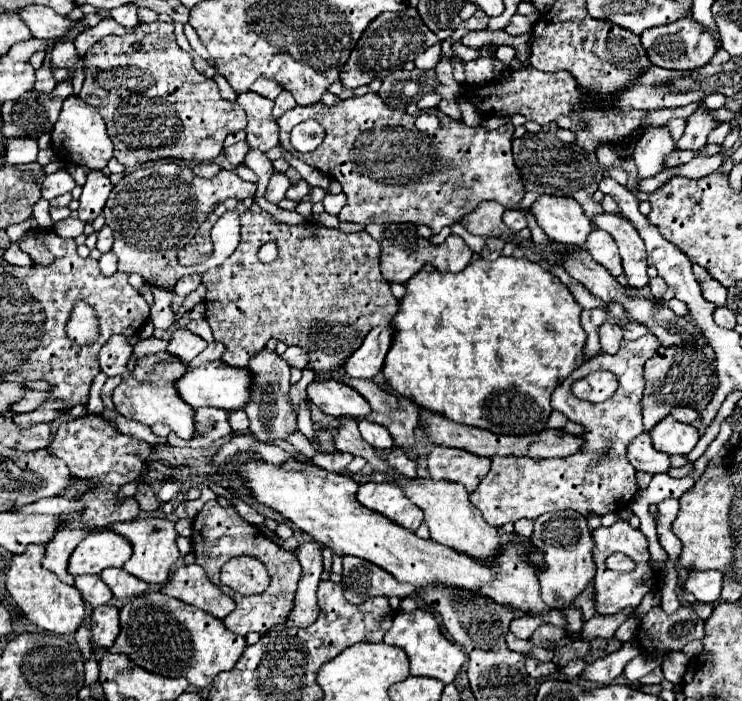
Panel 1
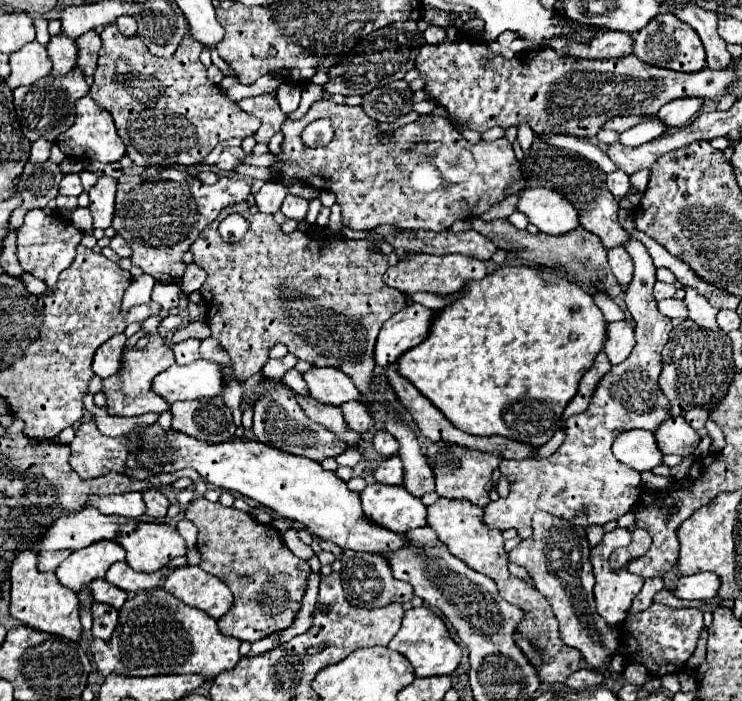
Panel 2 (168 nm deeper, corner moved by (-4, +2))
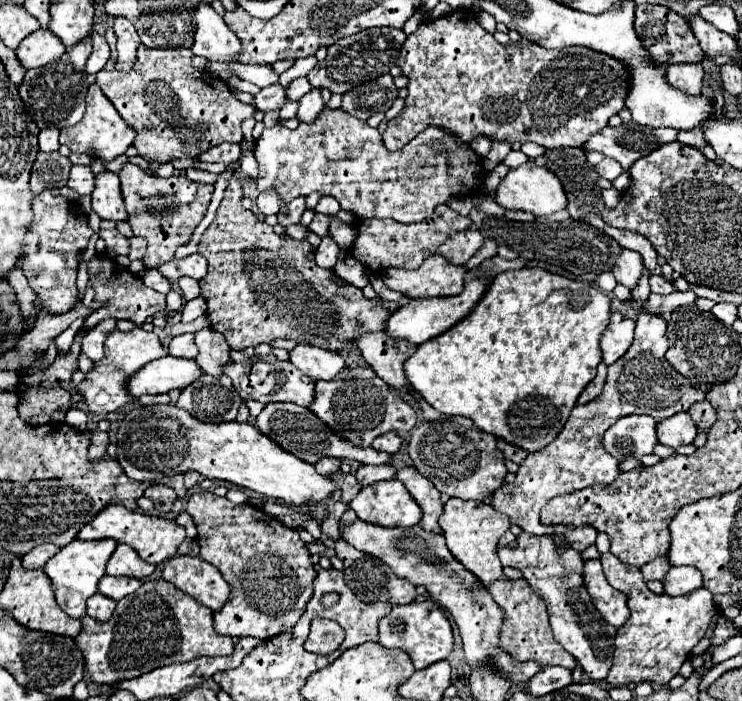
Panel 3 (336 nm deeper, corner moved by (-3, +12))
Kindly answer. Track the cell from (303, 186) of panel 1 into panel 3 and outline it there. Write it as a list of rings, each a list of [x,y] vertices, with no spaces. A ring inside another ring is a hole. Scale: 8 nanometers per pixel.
[[[325,108],[323,114],[313,124],[301,122],[297,130],[289,130],[279,124],[273,128],[265,128],[255,146],[255,160],[259,166],[259,174],[255,178],[257,190],[265,192],[273,188],[281,196],[281,204],[287,204],[287,206],[281,206],[277,214],[279,224],[285,228],[299,224],[301,214],[305,212],[305,198],[299,198],[299,200],[293,200],[293,198],[309,196],[311,192],[319,192],[321,196],[333,196],[341,204],[343,210],[349,210],[363,220],[391,218],[395,222],[411,224],[411,222],[423,222],[431,216],[431,208],[435,208],[435,204],[431,204],[431,196],[435,196],[435,180],[439,180],[443,172],[451,172],[451,168],[467,168],[467,192],[475,192],[485,178],[481,158],[471,148],[463,148],[455,144],[455,140],[451,140],[451,136],[447,136],[443,128],[431,126],[424,130],[423,134],[419,134],[415,140],[411,140],[403,150],[389,152],[383,146],[379,130],[371,128],[363,120],[353,118],[341,108],[339,110]]]

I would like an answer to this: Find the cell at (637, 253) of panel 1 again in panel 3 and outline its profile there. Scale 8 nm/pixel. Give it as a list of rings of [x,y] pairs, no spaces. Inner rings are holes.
[[[645,270],[643,280],[639,280],[637,288],[633,288],[631,292],[631,302],[635,306],[635,312],[639,314],[635,326],[635,340],[631,348],[613,366],[609,366],[609,376],[603,394],[585,406],[575,406],[561,434],[547,448],[543,448],[543,452],[529,454],[527,460],[519,464],[515,482],[501,486],[493,494],[493,508],[505,512],[511,518],[511,522],[517,524],[521,530],[535,536],[543,534],[557,536],[563,532],[561,536],[565,536],[567,542],[557,544],[557,548],[573,548],[577,552],[583,552],[585,548],[595,544],[597,532],[593,528],[547,530],[547,526],[539,522],[539,512],[553,496],[577,492],[591,484],[609,484],[611,480],[615,480],[615,476],[619,474],[617,468],[619,462],[613,456],[609,456],[601,444],[605,430],[627,414],[647,414],[659,422],[679,412],[687,412],[691,404],[705,400],[705,392],[693,388],[693,384],[665,360],[665,352],[669,348],[665,334],[667,322],[661,316],[649,316],[647,312],[641,310],[641,304],[643,300],[647,300],[647,296],[649,296],[649,272]]]

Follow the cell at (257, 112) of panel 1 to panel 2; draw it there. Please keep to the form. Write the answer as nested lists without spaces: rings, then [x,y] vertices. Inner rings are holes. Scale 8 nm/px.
[[[262,94],[262,96],[244,98],[244,100],[238,102],[238,106],[244,112],[250,112],[256,118],[260,118],[262,126],[254,134],[254,138],[256,138],[258,144],[268,144],[270,138],[280,130],[280,124],[286,120],[286,114],[280,110],[274,94]]]

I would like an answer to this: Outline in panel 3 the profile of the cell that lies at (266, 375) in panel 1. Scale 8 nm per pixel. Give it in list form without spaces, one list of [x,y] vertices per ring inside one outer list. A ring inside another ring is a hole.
[[[277,402],[277,404],[267,404],[263,412],[257,416],[257,428],[271,438],[277,446],[281,446],[285,452],[291,452],[303,462],[317,464],[325,456],[333,458],[349,458],[357,460],[361,464],[389,464],[393,458],[389,454],[377,452],[373,448],[355,448],[353,444],[347,444],[347,440],[335,436],[323,422],[319,422],[309,408],[297,406],[297,404],[287,404],[287,402]]]

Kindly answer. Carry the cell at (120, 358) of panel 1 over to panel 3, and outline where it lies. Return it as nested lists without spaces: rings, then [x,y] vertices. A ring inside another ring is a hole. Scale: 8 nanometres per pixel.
[[[103,318],[97,326],[89,328],[81,338],[81,352],[87,354],[93,362],[103,358],[103,340],[109,332],[115,330],[115,318]]]

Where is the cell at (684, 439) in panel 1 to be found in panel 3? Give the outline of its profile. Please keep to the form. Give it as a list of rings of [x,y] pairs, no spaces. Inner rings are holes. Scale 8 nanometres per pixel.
[[[679,412],[677,416],[657,422],[657,440],[663,446],[677,448],[681,444],[691,444],[695,436],[697,436],[697,428],[687,412]]]

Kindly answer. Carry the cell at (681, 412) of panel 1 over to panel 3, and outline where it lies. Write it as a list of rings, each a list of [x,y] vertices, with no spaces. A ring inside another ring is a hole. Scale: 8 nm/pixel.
[[[707,400],[695,402],[689,408],[689,414],[691,414],[691,418],[693,418],[693,422],[695,422],[695,426],[699,430],[709,430],[715,424],[715,420],[717,420],[717,412],[715,412],[715,408]]]

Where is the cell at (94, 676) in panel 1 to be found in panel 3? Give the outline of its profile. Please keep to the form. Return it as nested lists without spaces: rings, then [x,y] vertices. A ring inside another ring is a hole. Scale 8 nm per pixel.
[[[73,540],[65,548],[61,548],[47,564],[45,564],[45,574],[51,580],[55,600],[67,612],[71,618],[81,618],[85,614],[85,602],[89,596],[97,594],[97,584],[105,576],[105,566],[107,560],[111,558],[115,550],[115,540],[95,540],[95,542],[83,542],[83,540]]]

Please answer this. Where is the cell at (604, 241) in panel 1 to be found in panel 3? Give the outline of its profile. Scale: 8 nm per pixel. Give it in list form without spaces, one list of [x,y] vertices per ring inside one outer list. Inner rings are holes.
[[[623,250],[613,266],[613,276],[615,276],[617,284],[623,284],[629,290],[633,290],[641,278],[641,274],[643,274],[643,262],[639,260],[639,254],[631,252],[631,250]]]

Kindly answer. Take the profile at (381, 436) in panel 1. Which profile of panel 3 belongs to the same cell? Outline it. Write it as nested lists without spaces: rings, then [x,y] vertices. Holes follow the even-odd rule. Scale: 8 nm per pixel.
[[[387,432],[383,436],[379,436],[373,444],[373,448],[377,448],[379,452],[387,452],[387,454],[395,454],[401,448],[401,438],[395,432]]]

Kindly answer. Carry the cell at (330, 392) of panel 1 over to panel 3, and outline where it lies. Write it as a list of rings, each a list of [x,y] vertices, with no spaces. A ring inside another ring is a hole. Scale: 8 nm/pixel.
[[[297,344],[289,352],[289,360],[313,380],[331,380],[345,368],[345,362],[337,352],[309,344]]]

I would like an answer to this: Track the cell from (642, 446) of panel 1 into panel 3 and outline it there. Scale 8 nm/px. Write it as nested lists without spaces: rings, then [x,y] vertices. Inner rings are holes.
[[[623,416],[605,432],[603,448],[617,460],[651,454],[657,444],[655,426],[657,422],[651,416]]]

